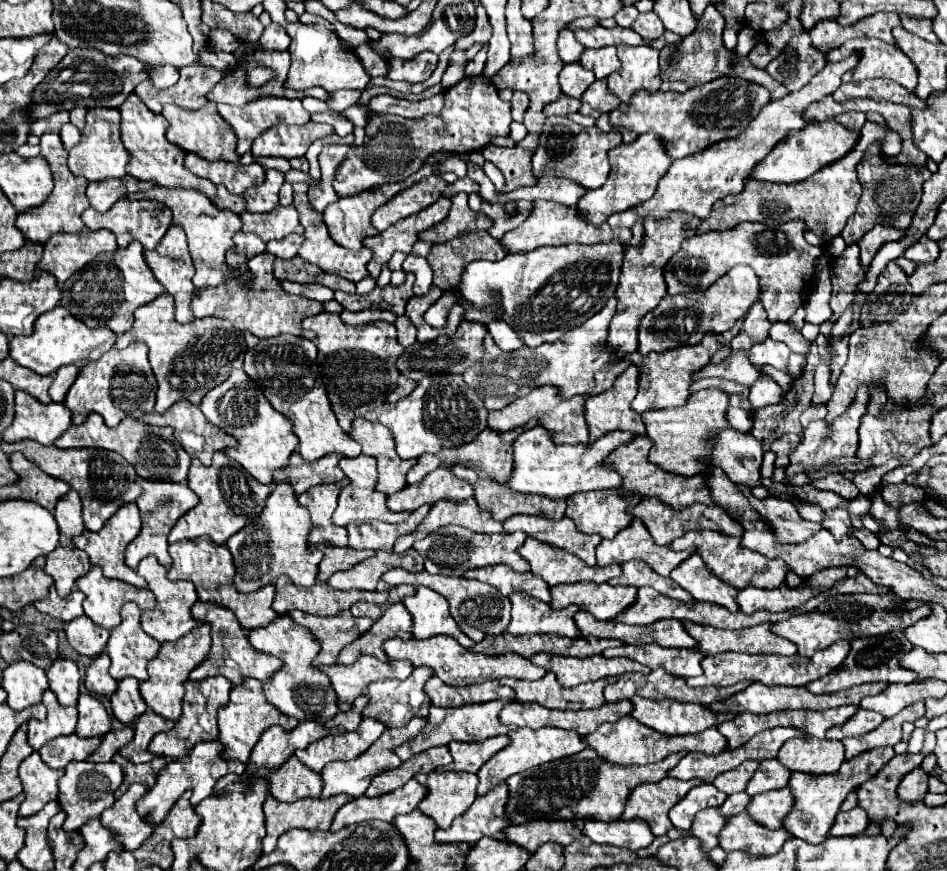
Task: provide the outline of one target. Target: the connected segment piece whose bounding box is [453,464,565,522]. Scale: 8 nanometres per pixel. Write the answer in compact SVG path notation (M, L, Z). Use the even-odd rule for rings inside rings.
M453 466L455 476L467 480L475 488L475 500L481 510L489 510L495 520L503 522L515 514L533 514L549 520L561 520L565 516L565 500L547 500L547 496L523 496L523 492L511 492L503 484L481 478L473 468Z

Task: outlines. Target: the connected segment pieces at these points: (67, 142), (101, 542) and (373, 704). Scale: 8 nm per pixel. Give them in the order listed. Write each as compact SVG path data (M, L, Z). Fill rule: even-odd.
M65 124L65 126L61 128L61 140L63 140L63 146L65 146L67 150L71 150L75 144L79 144L81 132L79 132L73 124Z
M131 502L131 504L125 504L123 508L119 508L119 512L115 512L115 516L111 516L111 520L107 520L105 528L101 528L99 532L83 530L79 536L75 536L73 544L75 544L79 550L87 552L91 564L101 566L101 568L103 568L103 574L105 574L107 578L117 578L117 580L123 580L123 582L127 582L127 584L131 584L131 586L145 588L147 582L145 582L135 570L131 570L131 568L125 564L125 548L127 548L127 544L139 534L139 530L141 530L139 508L137 508L135 502Z
M419 666L413 670L413 674L407 678L407 680L381 680L381 682L375 682L367 688L367 696L369 696L369 704L365 706L363 710L363 716L365 718L375 718L375 720L381 720L385 726L389 728L399 728L399 726L405 726L411 718L415 716L427 716L429 714L429 708L431 708L431 700L429 696L425 694L423 686L425 682L433 676L431 668L427 666Z

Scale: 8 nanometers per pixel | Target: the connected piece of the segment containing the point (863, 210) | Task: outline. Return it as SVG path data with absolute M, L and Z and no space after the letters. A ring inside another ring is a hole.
M875 142L871 148L867 148L863 160L857 166L859 184L863 186L863 194L857 206L857 212L847 220L845 230L841 232L843 240L847 244L855 244L859 238L865 236L867 230L871 230L875 224L889 224L893 228L907 228L911 224L911 214L919 206L923 184L931 178L931 172L925 166L889 166L883 162L881 144Z

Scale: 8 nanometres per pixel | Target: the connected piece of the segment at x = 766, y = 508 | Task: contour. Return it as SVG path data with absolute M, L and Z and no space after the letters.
M741 486L741 492L751 500L753 508L767 520L771 522L771 528L775 532L775 538L783 544L795 544L795 542L805 542L811 534L815 534L821 524L803 520L797 512L797 508L787 502L787 500L777 500L777 498L767 498L759 500L751 494L749 488Z

